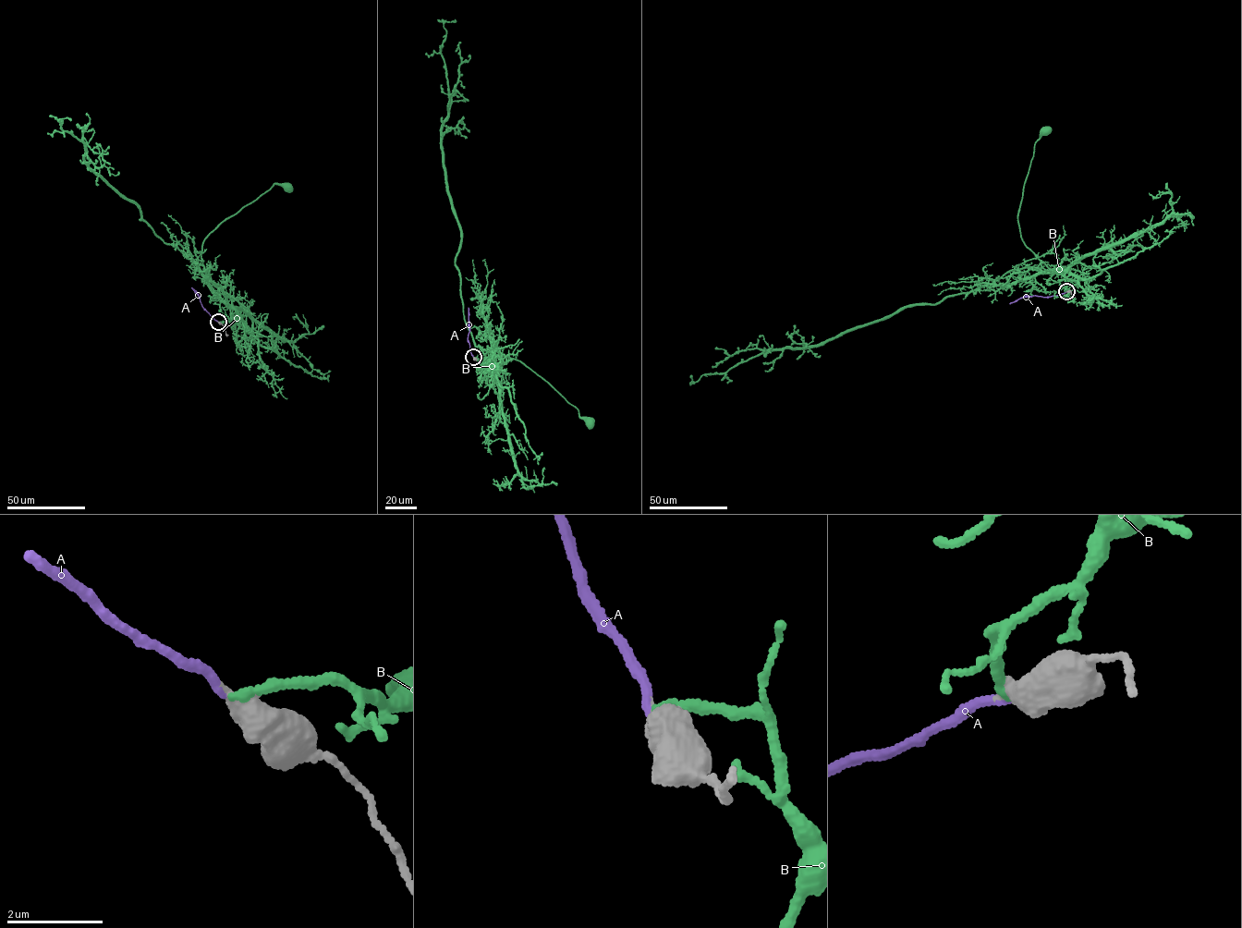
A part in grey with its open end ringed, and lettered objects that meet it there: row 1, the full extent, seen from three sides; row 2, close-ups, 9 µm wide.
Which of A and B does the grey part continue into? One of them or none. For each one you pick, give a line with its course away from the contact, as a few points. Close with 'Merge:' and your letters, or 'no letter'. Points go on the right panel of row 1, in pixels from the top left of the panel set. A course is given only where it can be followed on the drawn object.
A: it runs (1066, 291), (1049, 297), (1025, 297), (1009, 303)
Merge: A

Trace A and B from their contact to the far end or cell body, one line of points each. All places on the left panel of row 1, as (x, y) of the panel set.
A: (218, 322), (201, 306), (200, 298), (191, 287)
B: (218, 322), (230, 323), (230, 311), (206, 275), (200, 255), (205, 239), (220, 222), (273, 184), (287, 188)

